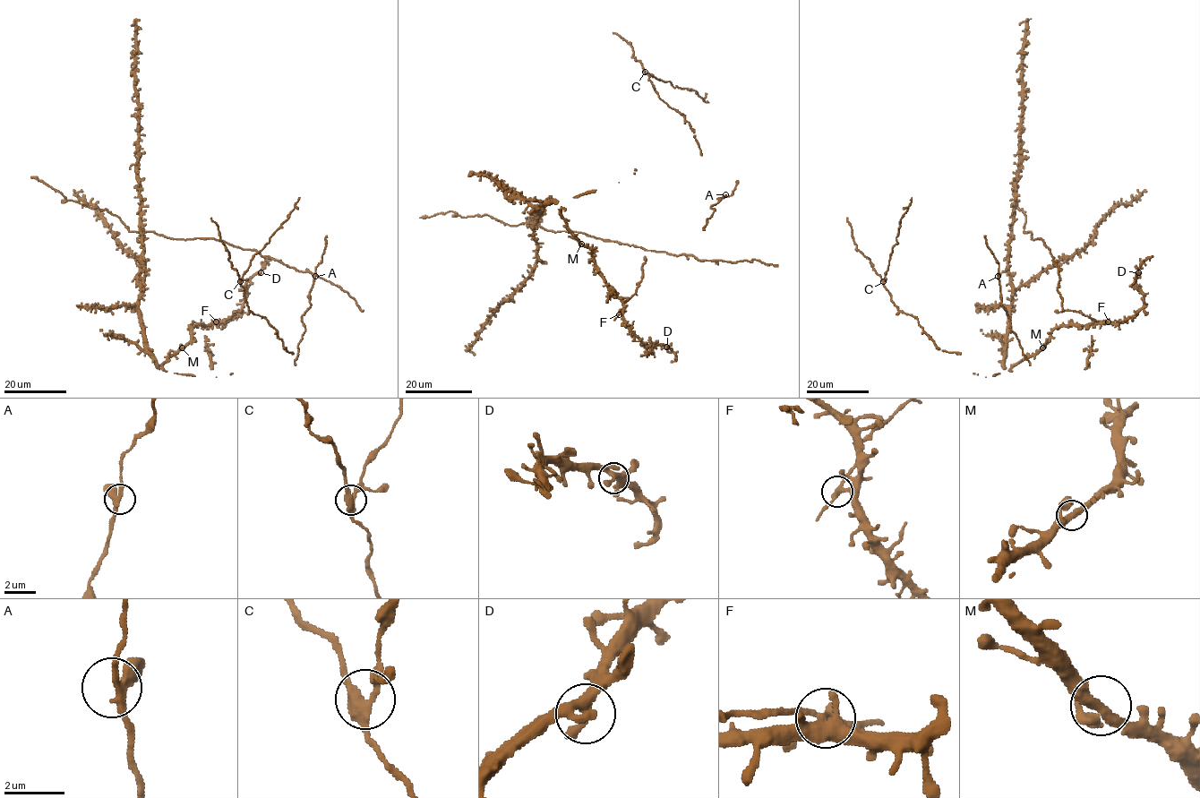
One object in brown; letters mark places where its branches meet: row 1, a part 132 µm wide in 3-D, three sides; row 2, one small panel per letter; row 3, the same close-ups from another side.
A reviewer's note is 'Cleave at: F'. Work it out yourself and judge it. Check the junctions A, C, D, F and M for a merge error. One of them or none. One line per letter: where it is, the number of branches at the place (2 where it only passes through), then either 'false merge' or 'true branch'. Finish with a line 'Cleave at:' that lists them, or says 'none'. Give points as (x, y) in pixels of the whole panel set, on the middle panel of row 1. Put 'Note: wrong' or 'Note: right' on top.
Note: right
A: at (725, 194); 3 branches meet; true branch
C: at (645, 72); 3 branches meet; true branch
D: at (666, 347); 3 branches meet; true branch
F: at (619, 314); 3 branches meet; false merge
M: at (581, 244); 3 branches meet; true branch
Cleave at: F

